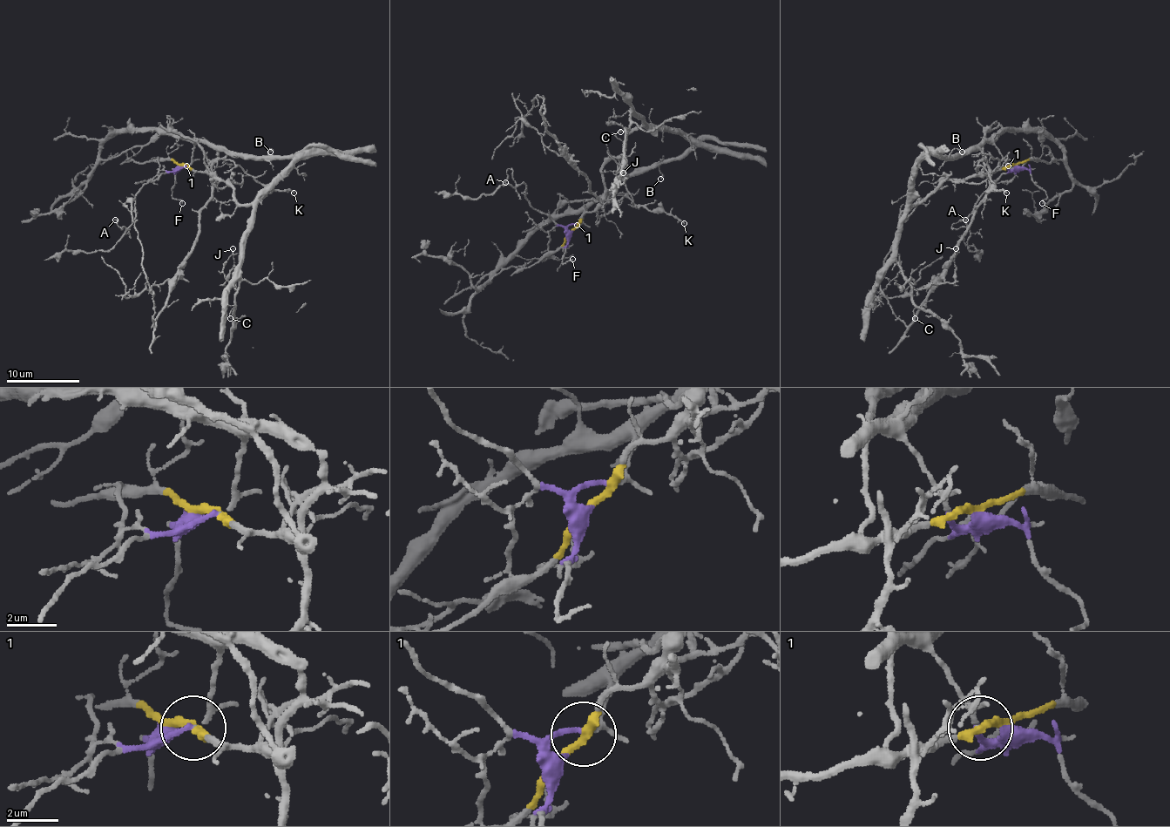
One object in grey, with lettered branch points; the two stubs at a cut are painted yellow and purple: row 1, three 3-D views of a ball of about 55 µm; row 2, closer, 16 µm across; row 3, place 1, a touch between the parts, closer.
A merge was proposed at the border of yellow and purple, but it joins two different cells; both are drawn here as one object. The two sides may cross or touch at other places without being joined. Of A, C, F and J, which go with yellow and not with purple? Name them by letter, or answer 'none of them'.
C, J

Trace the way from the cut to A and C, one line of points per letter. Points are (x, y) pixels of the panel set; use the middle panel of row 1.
A: (571, 232), (556, 225), (530, 205), (525, 197), (525, 185), (517, 185), (512, 172), (507, 170), (505, 183)
C: (571, 232), (597, 206), (602, 168), (624, 152), (640, 118), (631, 113), (620, 132)

